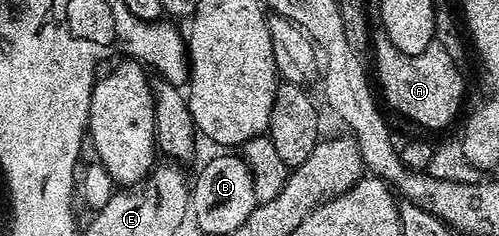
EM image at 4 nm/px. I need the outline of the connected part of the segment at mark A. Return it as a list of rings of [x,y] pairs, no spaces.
[[[375,23],[369,33],[369,47],[372,52],[374,50],[374,68],[378,71],[376,84],[381,99],[386,99],[400,115],[407,116],[412,123],[419,124],[422,128],[448,127],[462,108],[463,71],[459,64],[452,62],[448,50],[435,42],[420,54],[409,56],[392,46],[382,23]]]

